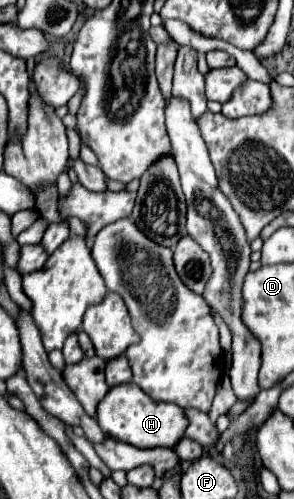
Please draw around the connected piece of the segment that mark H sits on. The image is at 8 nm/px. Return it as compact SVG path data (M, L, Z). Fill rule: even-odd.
M134 382L110 388L96 408L96 420L100 422L104 434L110 434L118 440L132 442L134 446L144 448L158 448L158 446L174 448L176 442L184 436L188 424L184 418L184 410L180 410L176 404L170 402L154 402Z

